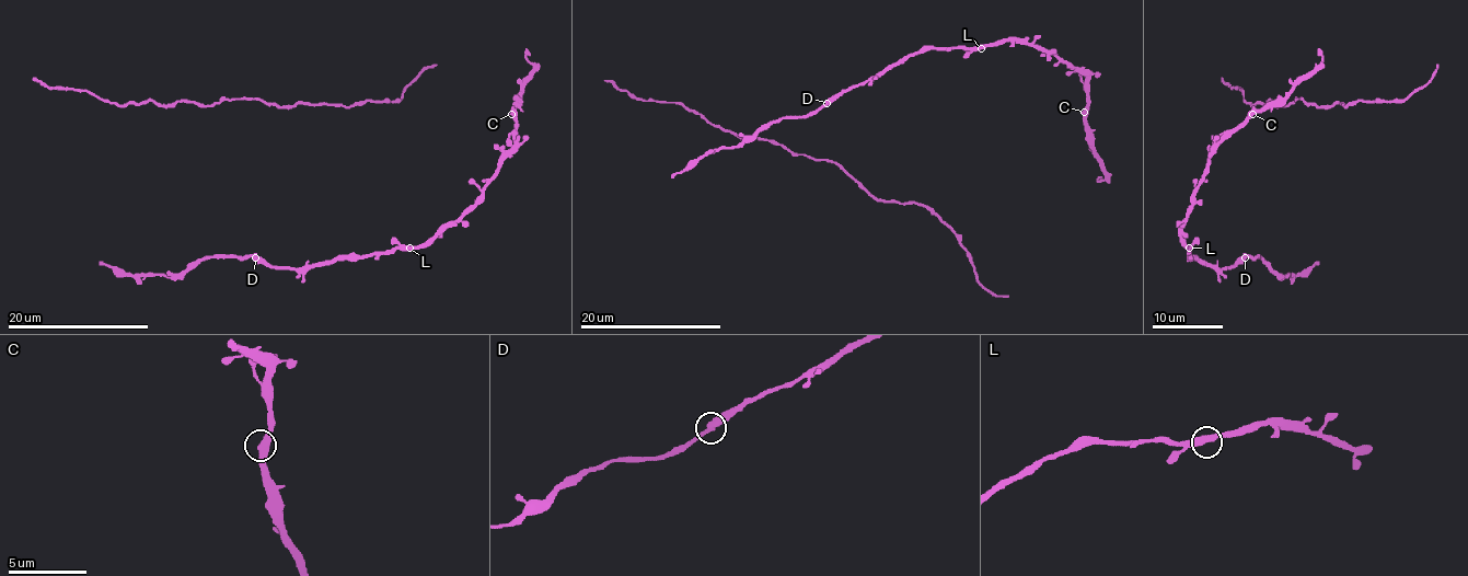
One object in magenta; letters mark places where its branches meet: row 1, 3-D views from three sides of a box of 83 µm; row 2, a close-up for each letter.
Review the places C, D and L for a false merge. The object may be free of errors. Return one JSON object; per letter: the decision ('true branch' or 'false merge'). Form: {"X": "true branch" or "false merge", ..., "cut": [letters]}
{"C": "true branch", "D": "true branch", "L": "true branch", "cut": []}

